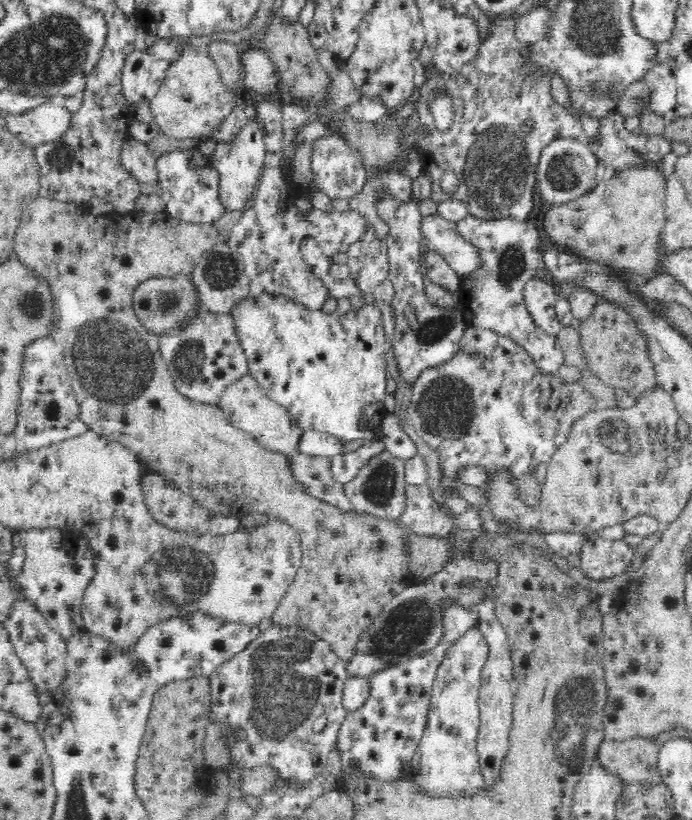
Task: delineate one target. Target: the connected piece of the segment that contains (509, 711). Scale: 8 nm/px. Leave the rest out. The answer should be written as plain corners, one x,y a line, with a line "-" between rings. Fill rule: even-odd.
490,596
480,602
478,620
479,626
477,628
487,642
488,654
481,672
482,684
478,688
480,724
476,750
478,751
484,782
489,785
500,776
502,758
508,748
507,736
513,725
513,702
516,682
507,635
496,616
495,603

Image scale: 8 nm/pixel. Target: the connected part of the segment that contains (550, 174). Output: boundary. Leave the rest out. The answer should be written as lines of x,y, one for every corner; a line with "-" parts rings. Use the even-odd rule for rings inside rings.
556,137
540,150
535,176
535,188
549,206
561,205
584,196
608,179
610,169
590,147
590,143
576,137

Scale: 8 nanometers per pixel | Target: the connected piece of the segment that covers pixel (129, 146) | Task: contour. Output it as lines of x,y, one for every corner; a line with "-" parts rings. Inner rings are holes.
130,137
122,147
121,165
126,167
140,182
159,184
156,162
147,143

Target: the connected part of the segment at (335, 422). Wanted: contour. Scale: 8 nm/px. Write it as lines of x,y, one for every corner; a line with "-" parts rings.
262,291
259,295
250,295
249,299
244,300
244,304
240,303
232,310
232,316
236,321
237,332
240,334
242,342
244,342
244,350
246,350
246,356
248,356
248,362
250,362
250,372
252,376
258,380
260,388
272,399
276,400
280,406
287,408
292,415
292,418
296,420
296,423
300,425
300,428
304,431
322,431
328,434
338,436
347,441
364,440
367,443
378,441
381,436
381,422
384,418
384,397
386,396
386,359
384,354
386,350
390,348
390,344
387,343
386,334
384,333
384,314
382,310
374,304
364,304
362,308
358,310
350,309
344,314
340,314
337,311
328,312
328,314
318,310
310,310
303,304
292,302
288,300
283,294
274,294
266,291

